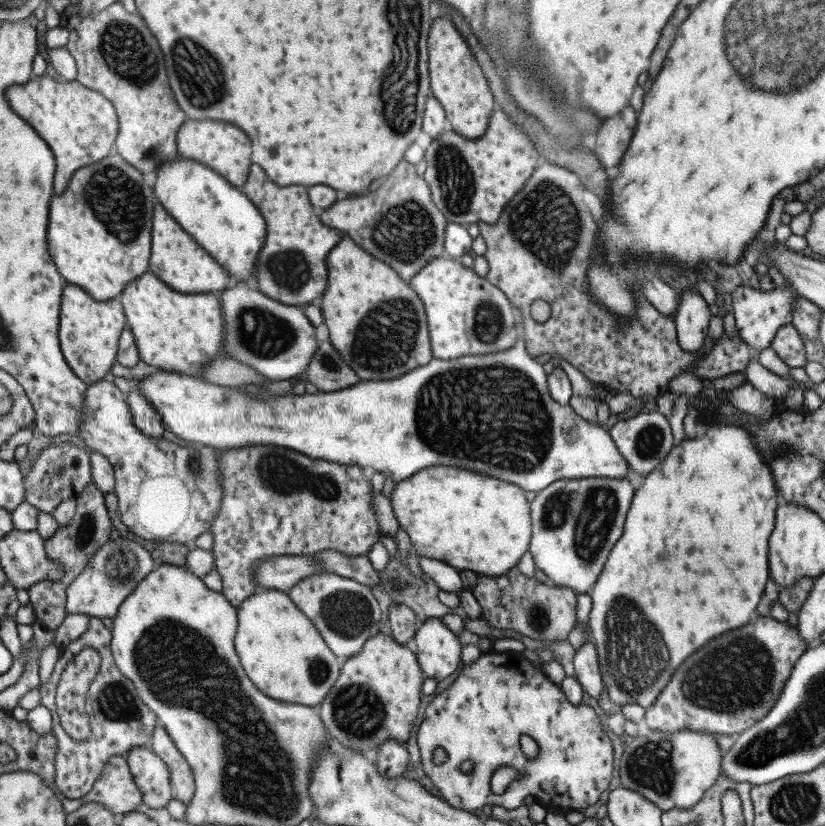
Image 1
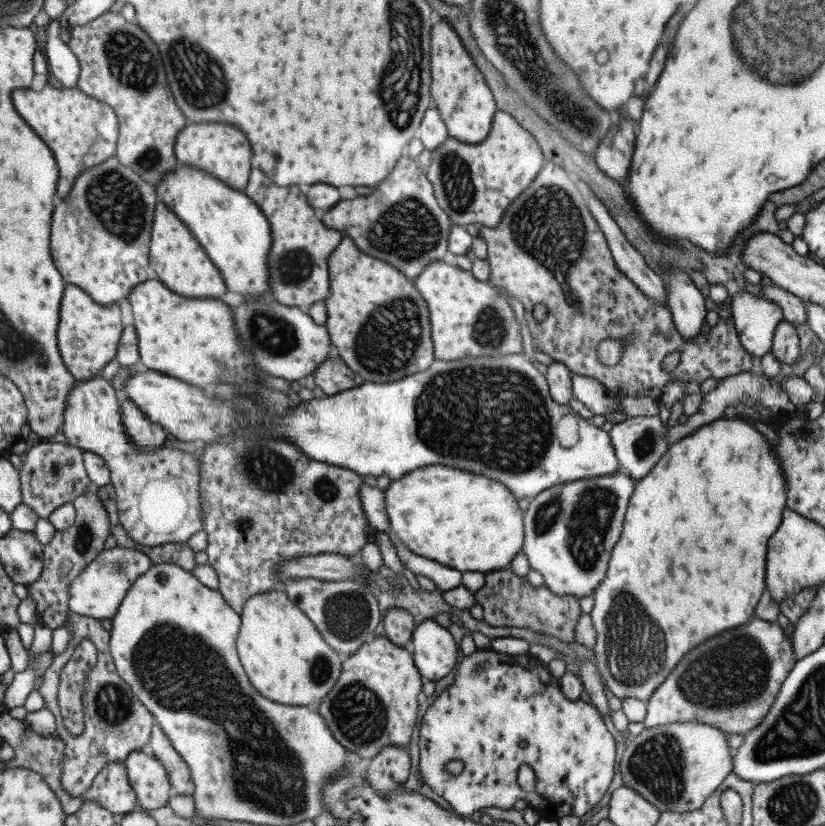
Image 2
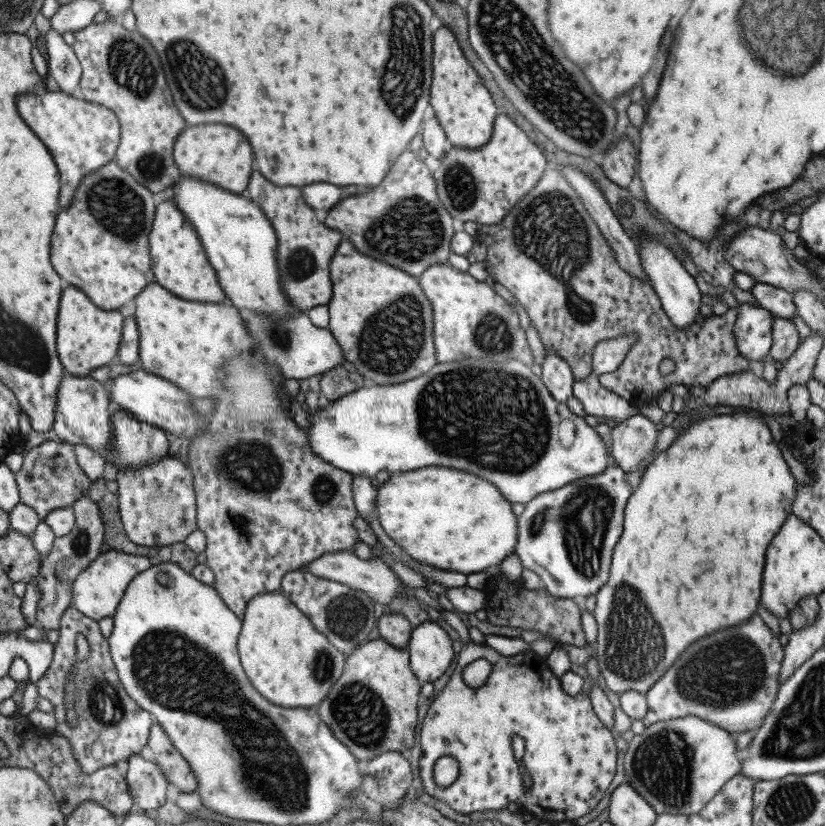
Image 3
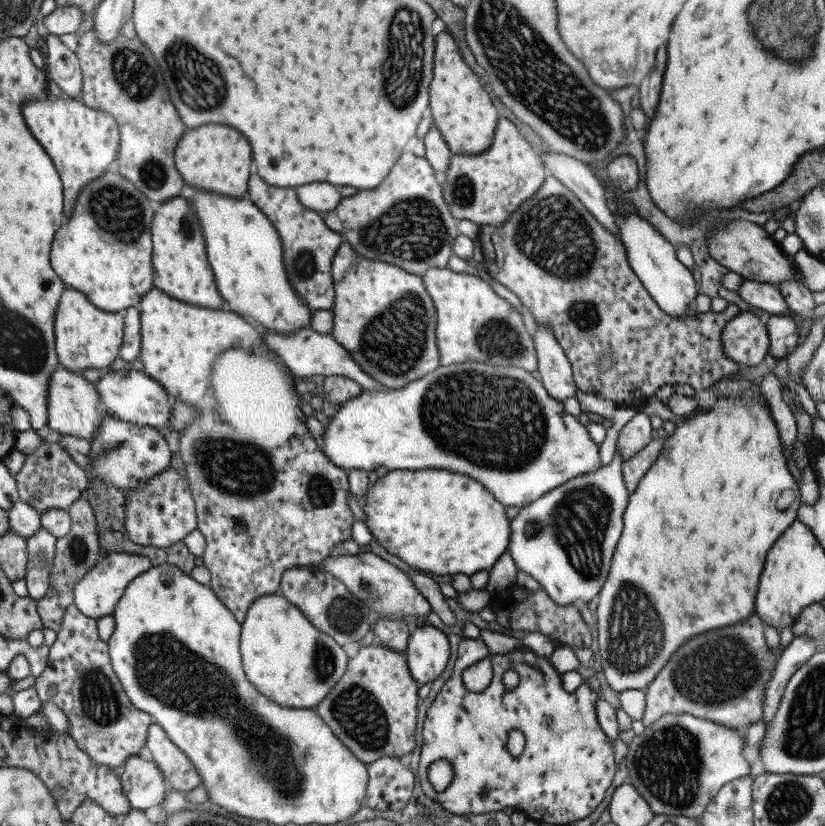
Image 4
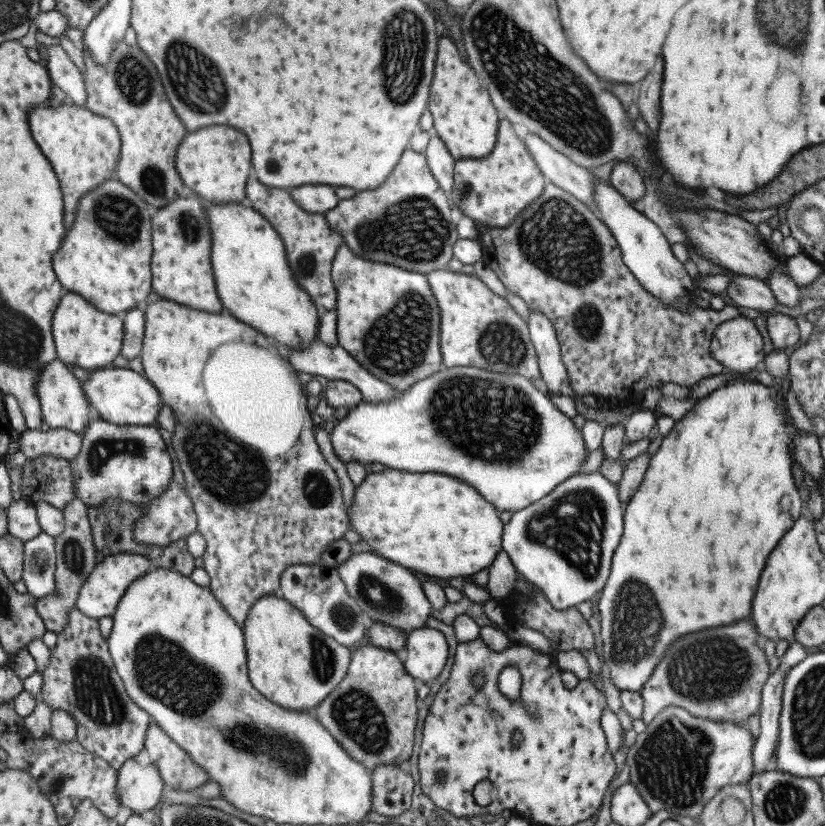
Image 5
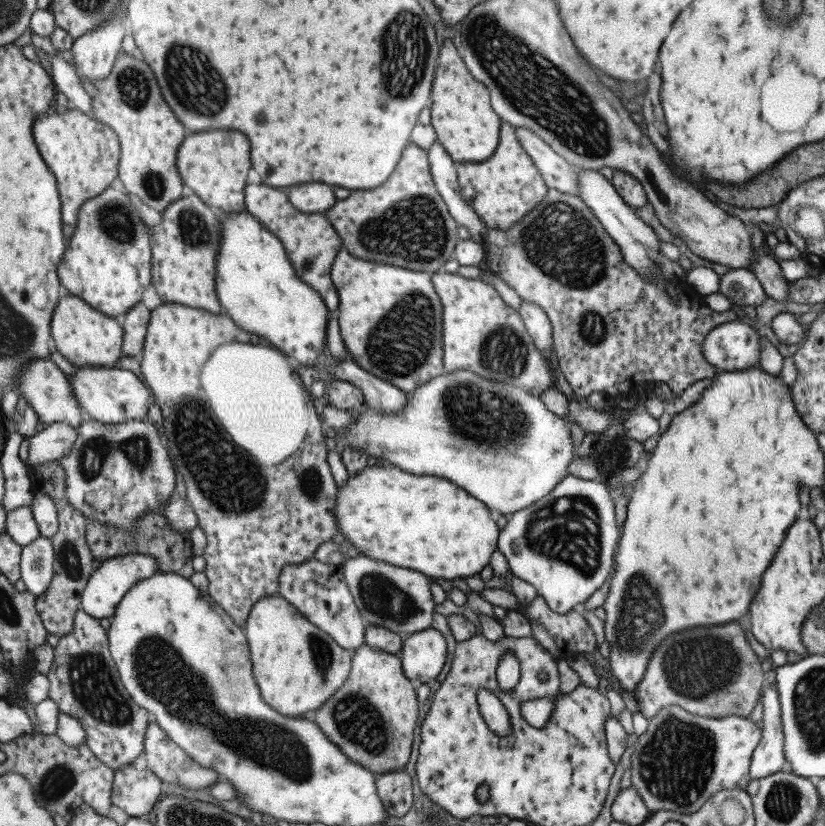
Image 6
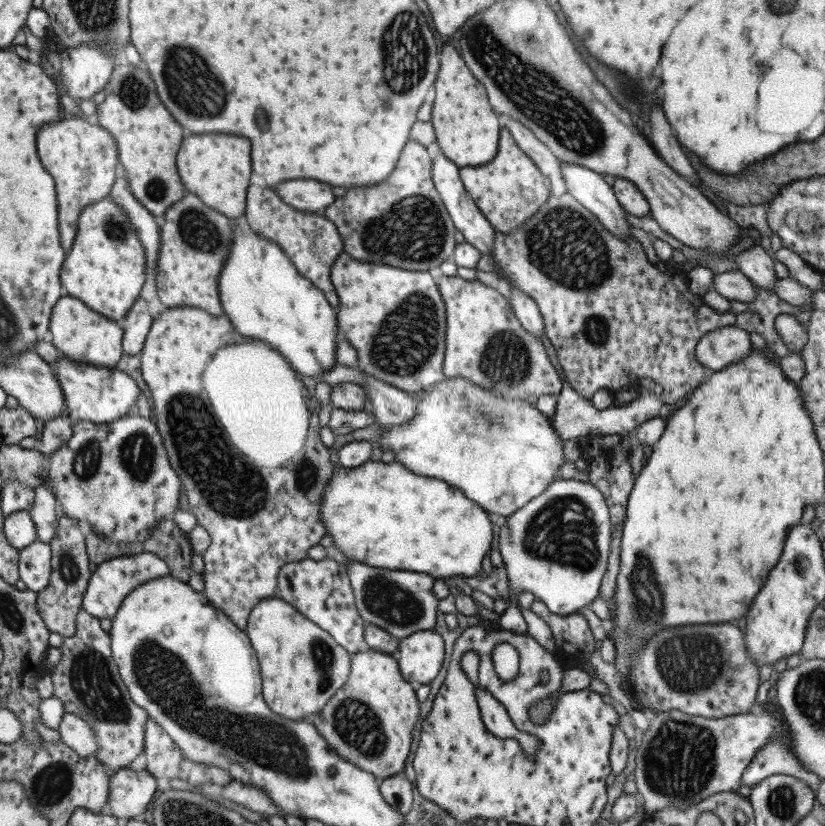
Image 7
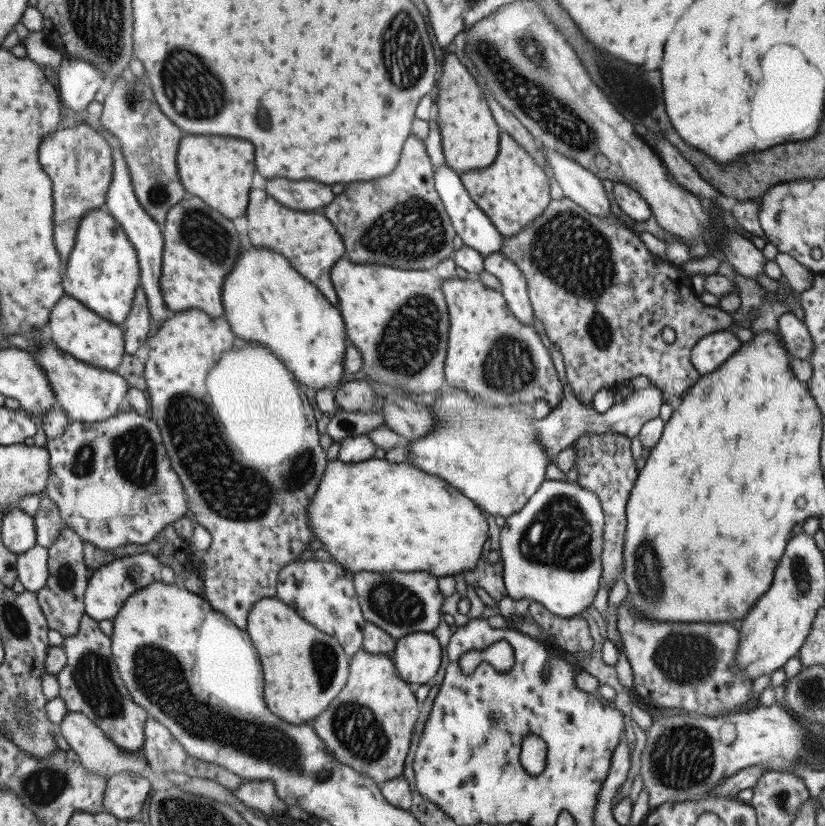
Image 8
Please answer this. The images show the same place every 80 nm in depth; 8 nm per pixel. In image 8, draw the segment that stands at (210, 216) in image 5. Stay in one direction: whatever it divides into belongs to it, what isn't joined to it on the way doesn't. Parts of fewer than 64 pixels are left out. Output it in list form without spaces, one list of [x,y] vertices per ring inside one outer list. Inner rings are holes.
[[[251,246],[247,250],[241,250],[239,254],[239,260],[235,264],[235,268],[225,276],[223,280],[223,292],[221,292],[221,304],[224,319],[229,322],[231,332],[246,342],[255,342],[257,345],[261,345],[271,351],[273,356],[277,357],[286,367],[293,379],[304,385],[306,388],[317,391],[320,388],[327,388],[331,392],[335,392],[339,385],[343,383],[343,351],[347,340],[345,340],[346,330],[341,318],[340,312],[305,278],[289,264],[286,258],[283,258],[278,252],[267,250],[267,248],[261,247],[263,250],[255,250],[254,246]]]

